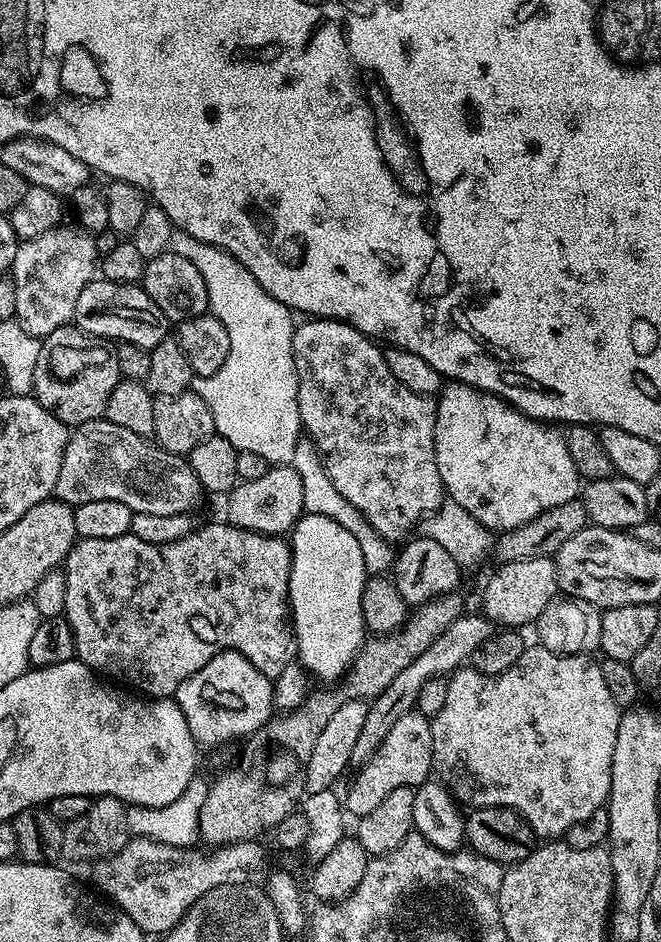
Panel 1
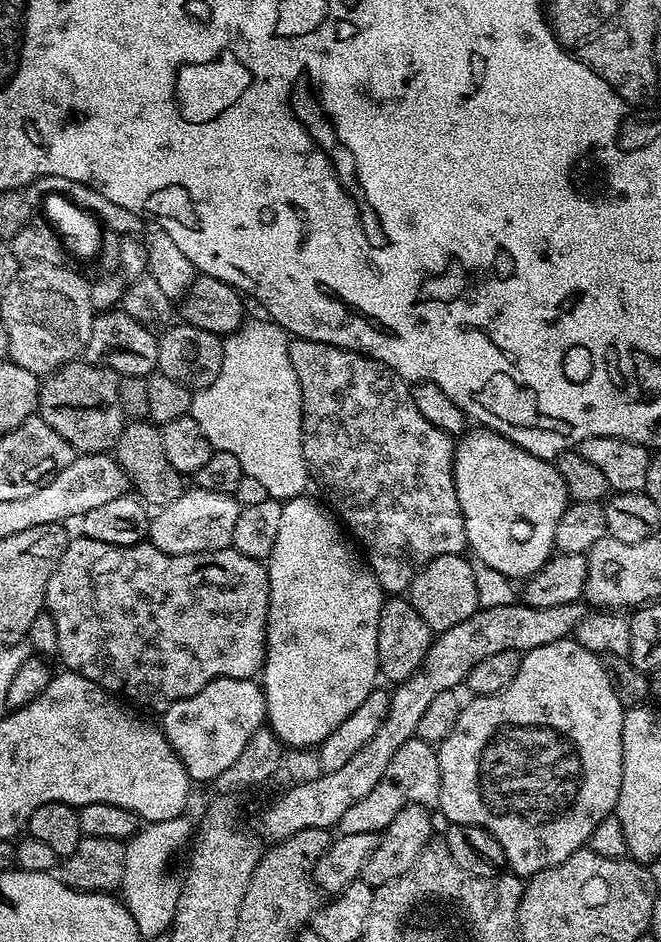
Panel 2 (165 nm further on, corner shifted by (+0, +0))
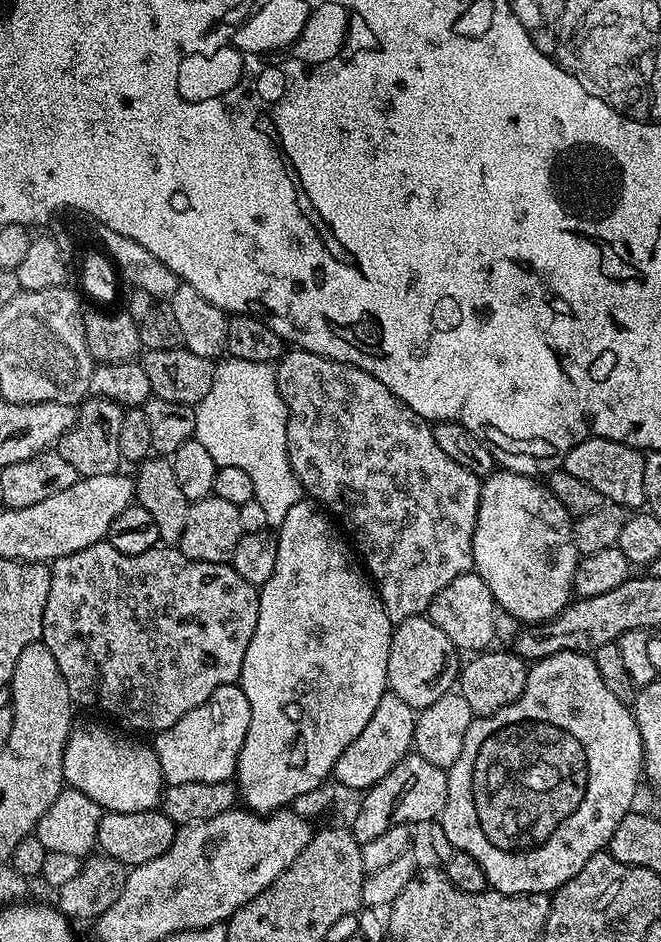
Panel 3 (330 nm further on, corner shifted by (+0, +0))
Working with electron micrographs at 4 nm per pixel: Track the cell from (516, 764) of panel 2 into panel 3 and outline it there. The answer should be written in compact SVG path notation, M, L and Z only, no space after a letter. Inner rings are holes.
M559 652L535 661L528 669L526 690L510 706L502 706L498 714L478 716L473 719L470 730L466 730L466 742L462 742L462 754L458 754L458 762L447 769L448 793L446 806L440 813L438 822L442 830L446 830L446 838L450 838L453 849L470 854L480 866L488 879L488 888L493 892L501 892L507 896L533 896L535 892L553 893L562 887L595 852L605 851L614 838L614 830L618 830L618 822L633 811L636 800L636 787L644 776L644 747L642 734L638 734L638 726L633 709L623 704L614 693L602 682L602 674L598 674L598 666L591 655L582 652Z

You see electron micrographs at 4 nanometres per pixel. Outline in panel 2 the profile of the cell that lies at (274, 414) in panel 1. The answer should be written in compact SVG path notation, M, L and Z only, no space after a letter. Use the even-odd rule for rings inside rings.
M249 319L224 340L222 370L209 388L193 391L189 415L198 422L215 451L234 454L242 465L244 475L257 479L271 499L283 502L303 495L307 484L310 484L304 435L301 434L302 394L298 374L294 374L294 366L290 366L288 333L280 325L273 324L271 319L263 319Z

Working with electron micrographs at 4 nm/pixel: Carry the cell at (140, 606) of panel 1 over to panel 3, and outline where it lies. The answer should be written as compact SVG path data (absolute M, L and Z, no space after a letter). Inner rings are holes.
M102 539L96 544L86 546L82 550L74 550L74 554L66 554L60 556L57 560L51 561L50 567L50 594L46 598L46 606L44 607L44 617L42 618L42 642L50 650L50 654L54 654L54 659L58 662L58 670L62 670L62 678L66 678L66 686L72 695L73 705L84 708L101 708L104 712L109 712L112 716L117 716L124 724L129 724L132 728L137 728L140 732L149 732L155 734L157 732L165 732L170 726L174 726L174 722L178 722L178 718L182 718L182 714L190 714L190 710L194 710L194 706L202 706L202 702L206 702L206 698L210 698L210 694L214 694L214 690L218 690L227 684L235 684L239 681L240 671L242 670L242 662L246 658L246 646L250 646L250 638L254 638L254 630L258 626L258 606L260 605L260 593L257 585L246 582L246 578L242 578L242 574L238 574L238 570L232 568L231 563L219 564L218 562L198 562L186 558L176 546L157 546L146 550L142 554L122 554L122 550L114 550L114 546L109 544L107 539Z

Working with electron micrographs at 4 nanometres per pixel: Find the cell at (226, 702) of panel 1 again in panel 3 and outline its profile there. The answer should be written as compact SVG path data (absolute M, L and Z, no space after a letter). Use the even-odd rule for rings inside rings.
M239 683L227 684L214 690L214 694L210 694L210 698L202 702L202 706L194 706L190 714L182 714L182 718L178 718L178 722L174 722L174 726L170 726L165 732L155 733L154 747L158 754L158 766L162 766L165 785L232 780L236 774L242 742L246 742L246 730L250 730L250 702L246 702L246 694Z

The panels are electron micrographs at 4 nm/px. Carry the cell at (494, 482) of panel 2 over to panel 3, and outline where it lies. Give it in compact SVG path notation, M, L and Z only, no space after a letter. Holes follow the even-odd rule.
M496 470L493 471L491 476L483 477L480 486L480 501L478 502L478 518L474 526L472 567L480 575L482 582L486 582L490 586L490 594L496 600L497 609L509 612L513 621L519 622L521 620L521 625L531 626L541 624L543 620L553 620L573 599L572 583L574 582L574 574L578 563L578 553L574 542L574 534L572 533L573 523L574 518L566 510L566 506L562 506L562 502L558 502L558 498L554 498L554 494L548 488L547 483L541 482L537 477L523 476L517 472L507 470Z

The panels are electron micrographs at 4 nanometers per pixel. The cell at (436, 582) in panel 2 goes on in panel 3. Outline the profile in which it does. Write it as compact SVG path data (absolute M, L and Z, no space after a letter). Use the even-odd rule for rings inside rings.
M474 570L454 578L450 586L442 586L427 610L428 619L454 642L457 650L464 654L475 654L491 649L492 639L498 635L496 626L496 600L490 594L490 586Z

